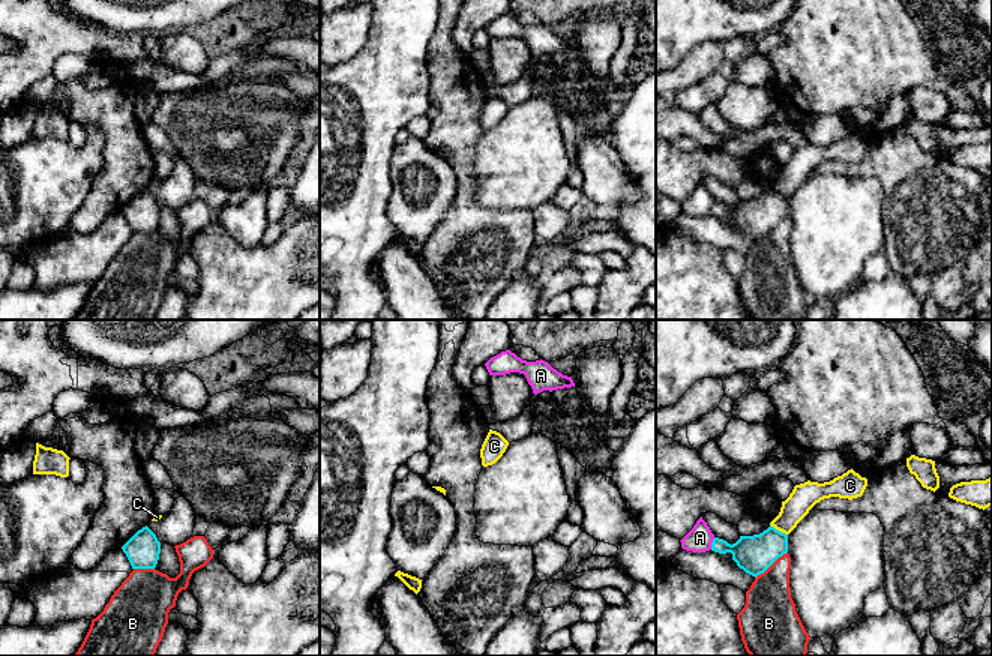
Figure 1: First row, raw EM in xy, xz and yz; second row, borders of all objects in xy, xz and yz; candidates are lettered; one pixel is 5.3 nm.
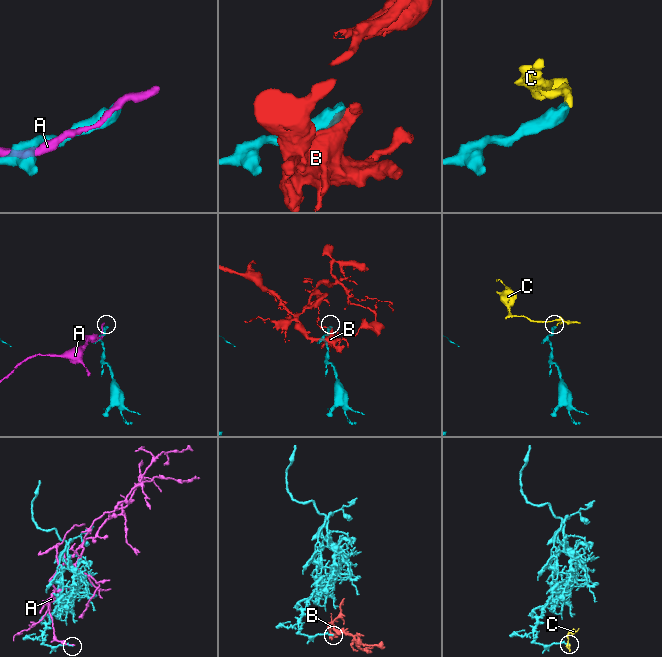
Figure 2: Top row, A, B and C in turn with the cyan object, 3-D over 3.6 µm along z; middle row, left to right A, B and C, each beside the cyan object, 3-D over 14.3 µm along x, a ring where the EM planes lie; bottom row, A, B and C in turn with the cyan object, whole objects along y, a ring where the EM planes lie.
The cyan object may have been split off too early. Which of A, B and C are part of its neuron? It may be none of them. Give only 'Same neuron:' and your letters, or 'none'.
Same neuron: none

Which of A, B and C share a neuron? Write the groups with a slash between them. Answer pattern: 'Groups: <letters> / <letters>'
Groups: A / B / C

